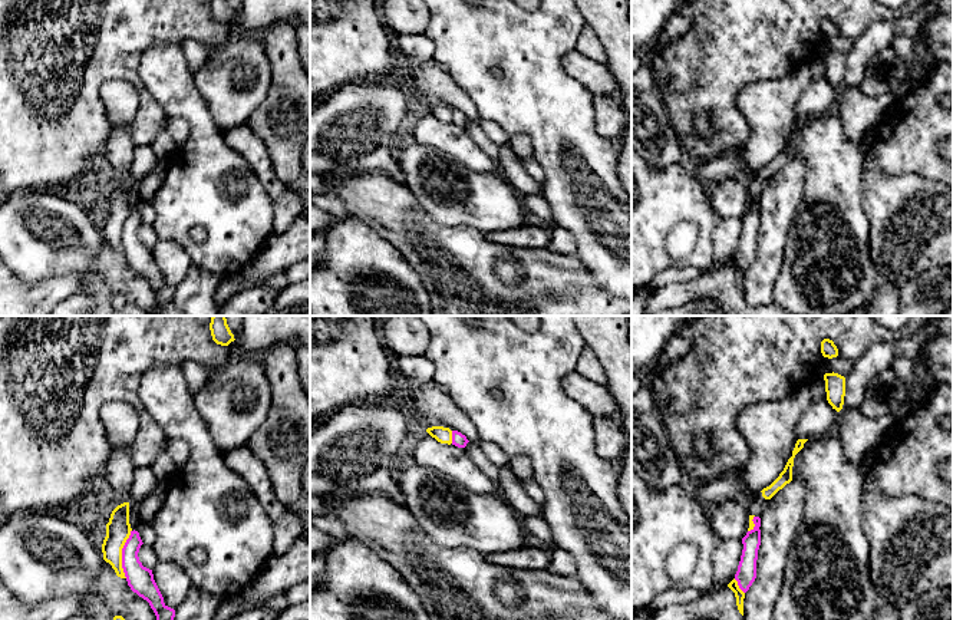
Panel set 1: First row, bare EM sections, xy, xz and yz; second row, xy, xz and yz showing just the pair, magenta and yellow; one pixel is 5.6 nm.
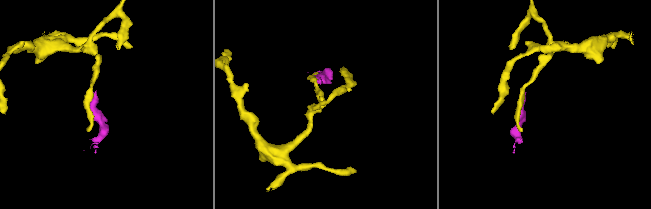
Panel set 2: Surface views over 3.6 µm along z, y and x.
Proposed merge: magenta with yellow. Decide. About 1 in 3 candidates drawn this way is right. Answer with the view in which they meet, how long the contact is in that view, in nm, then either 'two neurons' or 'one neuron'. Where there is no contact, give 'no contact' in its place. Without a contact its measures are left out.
contact in xy; length 280 nm; two neurons

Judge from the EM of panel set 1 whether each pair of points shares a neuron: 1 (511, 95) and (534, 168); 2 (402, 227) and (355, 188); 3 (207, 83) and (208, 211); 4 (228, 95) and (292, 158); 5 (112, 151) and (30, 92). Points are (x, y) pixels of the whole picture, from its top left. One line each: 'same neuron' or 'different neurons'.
1: different neurons
2: same neuron
3: different neurons
4: different neurons
5: different neurons

